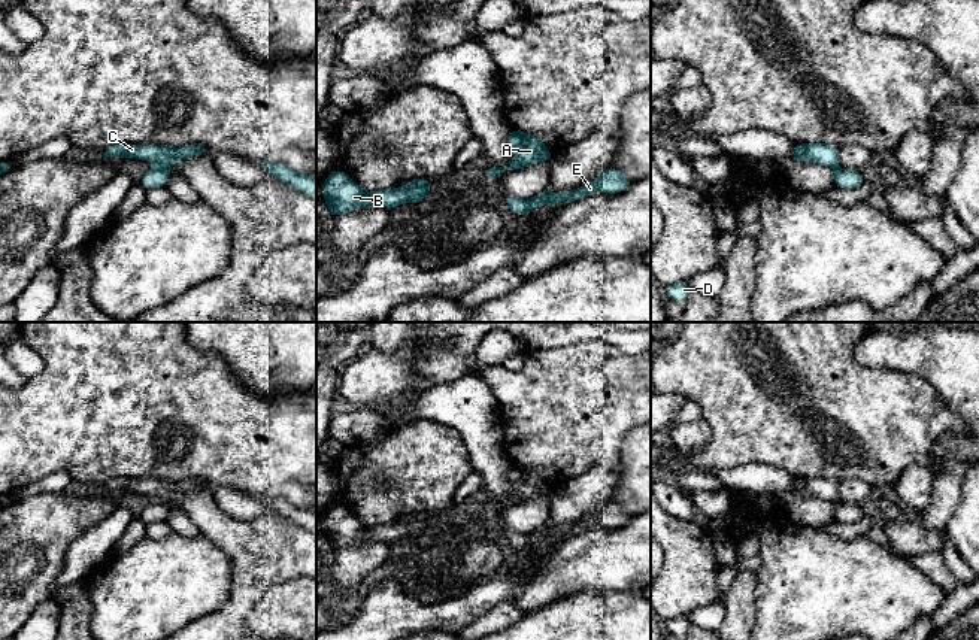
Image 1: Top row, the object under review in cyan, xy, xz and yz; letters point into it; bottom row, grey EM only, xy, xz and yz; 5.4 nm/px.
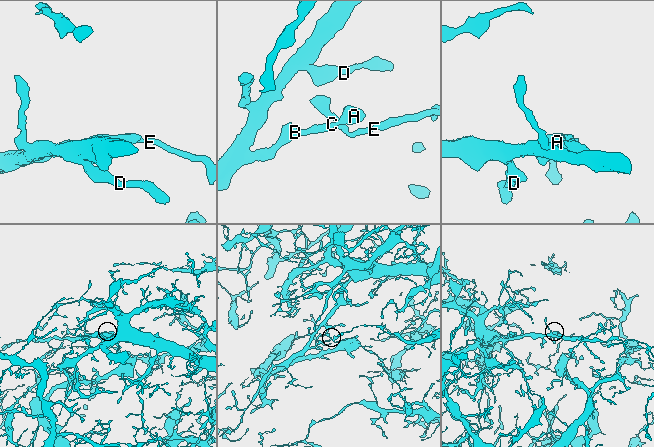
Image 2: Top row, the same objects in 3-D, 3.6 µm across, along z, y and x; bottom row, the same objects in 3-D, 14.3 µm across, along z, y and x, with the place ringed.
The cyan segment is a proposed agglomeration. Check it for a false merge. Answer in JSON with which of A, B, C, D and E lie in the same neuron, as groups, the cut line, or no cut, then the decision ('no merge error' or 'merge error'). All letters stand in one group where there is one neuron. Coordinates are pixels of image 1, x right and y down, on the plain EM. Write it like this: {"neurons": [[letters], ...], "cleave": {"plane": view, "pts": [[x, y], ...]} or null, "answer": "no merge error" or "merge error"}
{"neurons": [["A", "B", "C", "D"], ["E"]], "cleave": {"plane": "xy", "pts": [[155, 499], [167, 503]]}, "answer": "merge error"}

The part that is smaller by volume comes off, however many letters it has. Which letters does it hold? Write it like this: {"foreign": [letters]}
{"foreign": ["E"]}

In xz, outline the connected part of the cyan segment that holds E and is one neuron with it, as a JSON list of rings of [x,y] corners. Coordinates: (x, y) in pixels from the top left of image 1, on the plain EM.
[[[607,503],[587,521],[579,521],[569,528],[557,528],[548,522],[530,534],[506,530],[503,536],[515,549],[527,549],[533,548],[543,539],[566,539],[581,534],[594,527],[619,528],[625,525],[631,518],[633,515],[628,513],[619,503]]]

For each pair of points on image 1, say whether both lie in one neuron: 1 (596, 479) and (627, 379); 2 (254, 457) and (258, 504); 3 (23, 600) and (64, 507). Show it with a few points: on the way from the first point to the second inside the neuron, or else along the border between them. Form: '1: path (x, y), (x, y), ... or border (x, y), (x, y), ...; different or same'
1: border (612, 467), (596, 467), (566, 482); different
2: border (226, 485), (260, 497); different
3: path (24, 578), (24, 548), (42, 530); same

